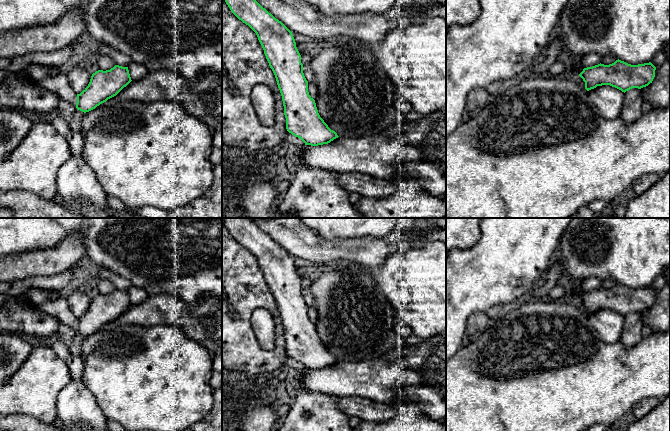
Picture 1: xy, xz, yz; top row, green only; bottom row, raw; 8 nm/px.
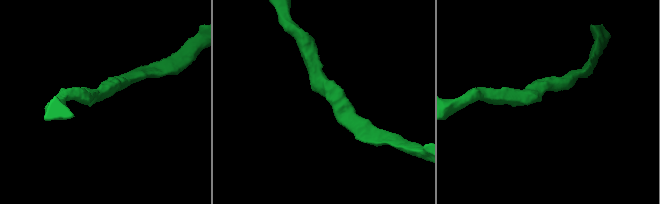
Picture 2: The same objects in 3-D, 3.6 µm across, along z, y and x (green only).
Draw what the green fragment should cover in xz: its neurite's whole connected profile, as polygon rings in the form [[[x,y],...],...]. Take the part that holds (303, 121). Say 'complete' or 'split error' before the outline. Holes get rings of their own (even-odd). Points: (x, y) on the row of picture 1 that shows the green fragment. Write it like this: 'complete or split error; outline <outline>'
complete; outline [[[256,0],[225,2],[258,37],[282,96],[287,131],[311,146],[328,144],[338,138],[320,117],[315,100],[309,95],[292,32]]]

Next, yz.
complete; outline [[[618,59],[609,65],[600,63],[584,68],[579,76],[585,82],[587,91],[597,86],[610,85],[625,93],[632,88],[641,89],[652,83],[655,70],[651,62],[631,65]]]

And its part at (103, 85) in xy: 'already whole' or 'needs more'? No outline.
already whole

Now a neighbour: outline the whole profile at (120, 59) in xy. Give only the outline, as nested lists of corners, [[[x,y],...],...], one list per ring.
[[[94,43],[92,51],[98,53],[100,56],[105,55],[112,58],[116,65],[122,67],[128,67],[133,62],[132,59],[125,54],[120,53],[114,48],[102,43]]]

